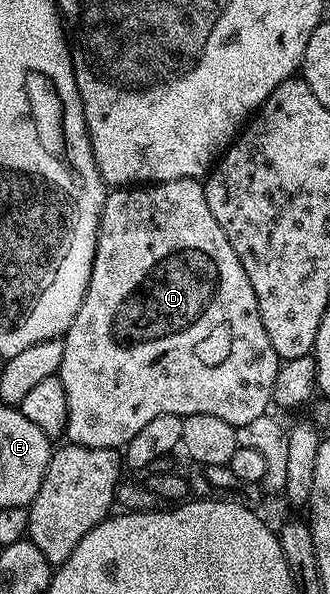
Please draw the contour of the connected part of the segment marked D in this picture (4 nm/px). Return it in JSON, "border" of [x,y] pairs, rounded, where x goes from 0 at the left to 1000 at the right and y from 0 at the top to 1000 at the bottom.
{"border":[[[533,301],[473,311],[415,311],[400,318],[342,318],[321,327],[306,354],[306,377],[294,387],[276,473],[264,480],[252,513],[239,513],[239,527],[227,527],[227,540],[215,540],[191,569],[197,586],[179,636],[191,641],[191,655],[203,655],[209,694],[194,737],[209,746],[236,746],[276,756],[376,756],[397,736],[433,722],[433,715],[497,699],[558,702],[591,695],[639,695],[639,702],[676,702],[676,709],[718,721],[806,697],[827,677],[824,652],[833,648],[845,606],[833,588],[821,588],[809,554],[797,554],[797,534],[785,534],[785,513],[773,507],[773,487],[761,487],[761,473],[748,473],[748,460],[712,419],[700,419],[688,392],[664,386],[664,372],[652,372],[627,347],[618,306],[591,301]]]}

